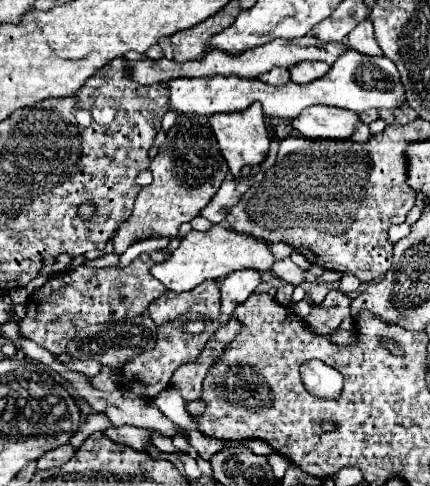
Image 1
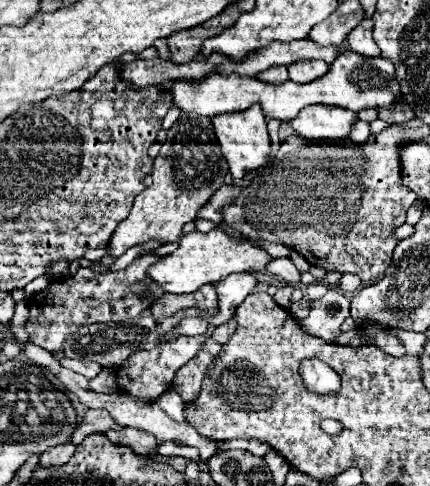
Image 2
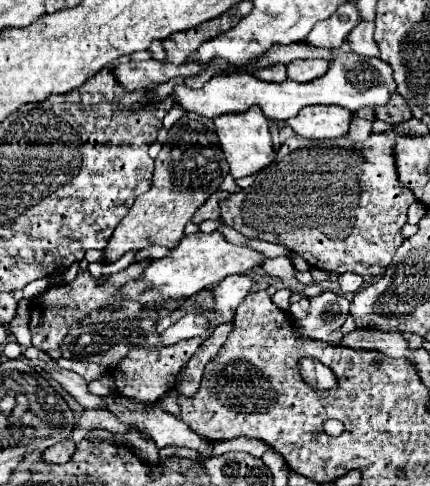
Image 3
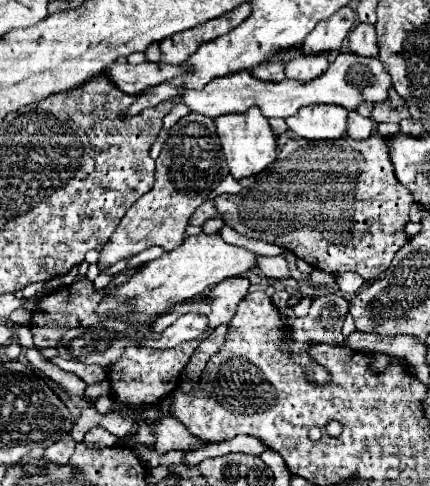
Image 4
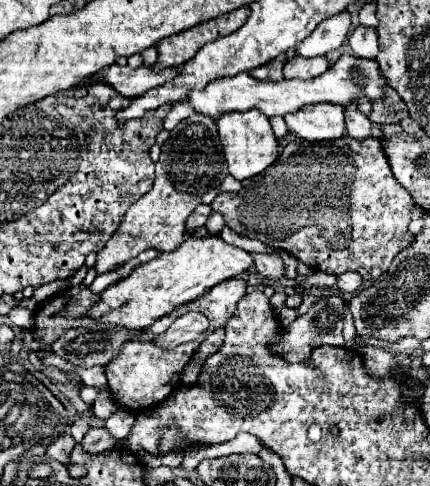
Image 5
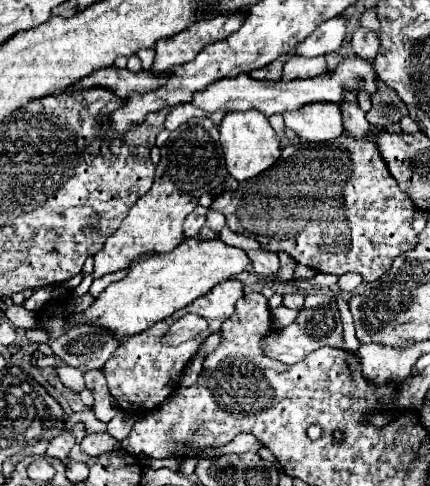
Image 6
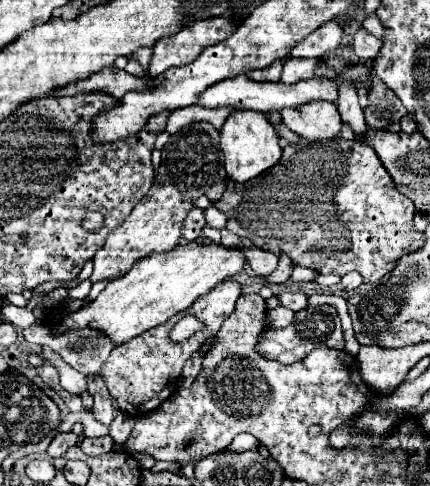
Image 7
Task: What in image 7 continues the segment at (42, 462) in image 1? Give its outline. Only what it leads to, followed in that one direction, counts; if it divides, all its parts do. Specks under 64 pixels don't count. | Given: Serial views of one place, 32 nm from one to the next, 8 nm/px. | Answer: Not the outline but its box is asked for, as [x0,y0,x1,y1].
[48,432,76,458]

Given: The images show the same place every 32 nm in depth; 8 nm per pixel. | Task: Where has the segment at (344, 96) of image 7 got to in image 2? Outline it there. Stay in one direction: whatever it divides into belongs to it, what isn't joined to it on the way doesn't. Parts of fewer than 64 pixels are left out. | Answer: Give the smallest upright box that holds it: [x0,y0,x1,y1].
[350,119,370,143]

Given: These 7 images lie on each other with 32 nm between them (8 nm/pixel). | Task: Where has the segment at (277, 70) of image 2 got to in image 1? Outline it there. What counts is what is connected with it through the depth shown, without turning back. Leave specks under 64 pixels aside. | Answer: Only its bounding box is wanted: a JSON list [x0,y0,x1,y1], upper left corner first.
[260,68,290,86]

